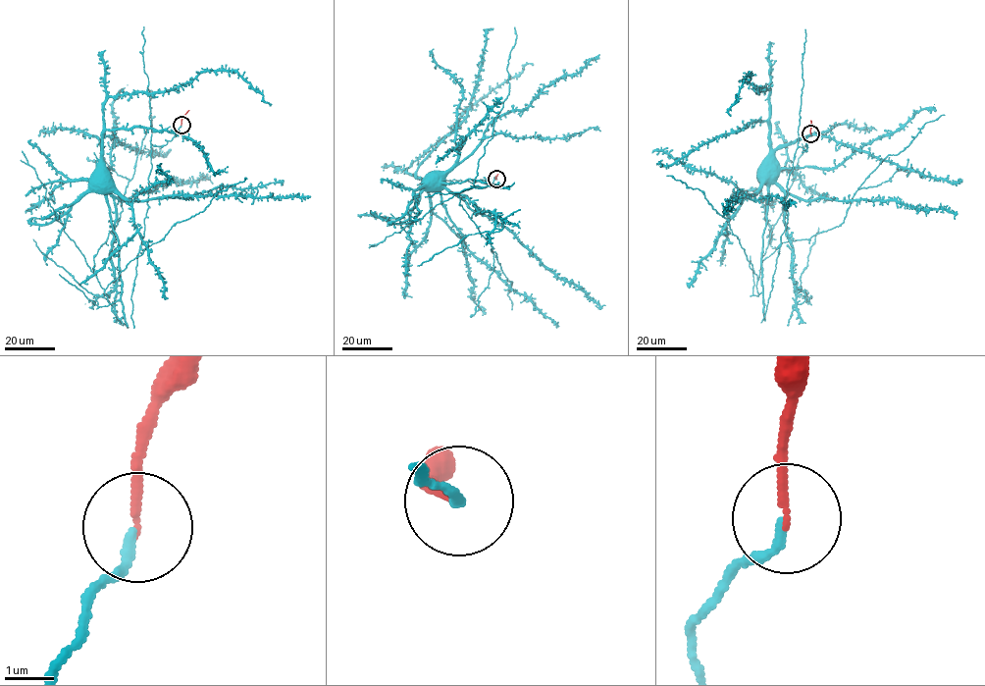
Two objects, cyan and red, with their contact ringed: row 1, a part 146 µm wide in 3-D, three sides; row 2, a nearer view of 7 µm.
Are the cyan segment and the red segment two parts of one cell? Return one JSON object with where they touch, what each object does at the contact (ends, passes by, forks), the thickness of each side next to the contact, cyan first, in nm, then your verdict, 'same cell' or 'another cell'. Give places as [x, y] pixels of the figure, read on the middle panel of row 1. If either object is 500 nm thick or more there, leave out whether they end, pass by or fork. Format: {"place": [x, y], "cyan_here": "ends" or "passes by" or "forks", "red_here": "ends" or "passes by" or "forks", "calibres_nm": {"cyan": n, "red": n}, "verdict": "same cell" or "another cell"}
{"place": [496, 179], "cyan_here": "ends", "red_here": "ends", "calibres_nm": {"cyan": 190, "red": 150}, "verdict": "same cell"}

